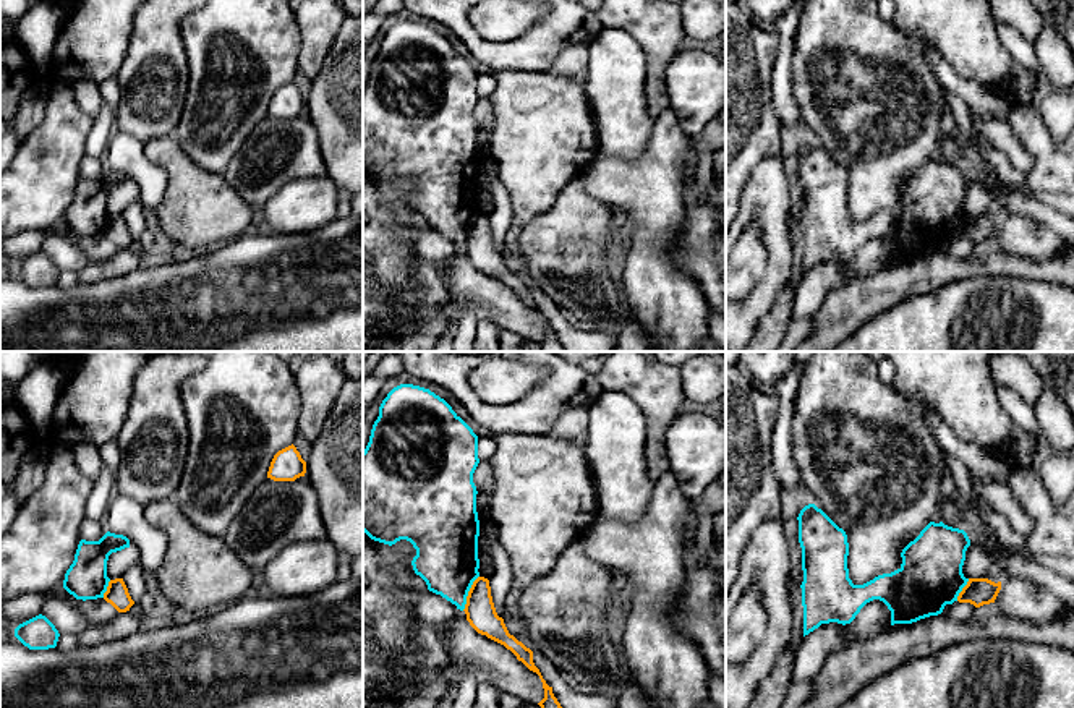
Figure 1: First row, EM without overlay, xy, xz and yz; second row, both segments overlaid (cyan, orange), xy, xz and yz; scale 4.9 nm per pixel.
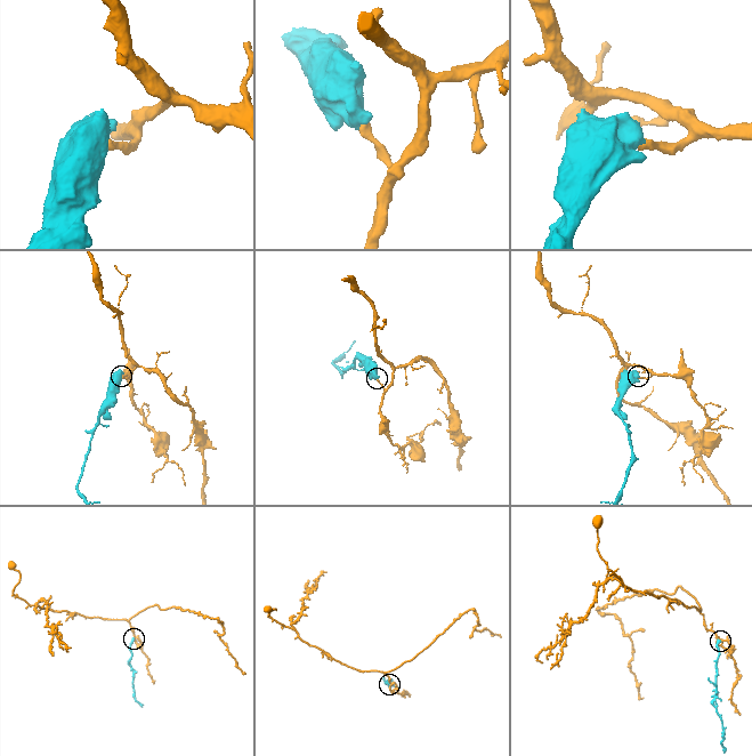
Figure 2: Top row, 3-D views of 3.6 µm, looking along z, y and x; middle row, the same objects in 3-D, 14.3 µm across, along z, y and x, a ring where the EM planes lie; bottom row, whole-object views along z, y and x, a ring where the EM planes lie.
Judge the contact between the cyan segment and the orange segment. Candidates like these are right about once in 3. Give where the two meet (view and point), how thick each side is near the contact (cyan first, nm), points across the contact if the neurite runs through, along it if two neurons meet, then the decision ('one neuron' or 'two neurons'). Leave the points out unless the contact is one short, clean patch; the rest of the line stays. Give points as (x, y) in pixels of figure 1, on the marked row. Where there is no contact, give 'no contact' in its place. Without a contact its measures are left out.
meets cyan in xz at (467, 593); 300 nm thick on the cyan side, 150 nm on the other; border along xz (478, 575), (462, 609); two neurons

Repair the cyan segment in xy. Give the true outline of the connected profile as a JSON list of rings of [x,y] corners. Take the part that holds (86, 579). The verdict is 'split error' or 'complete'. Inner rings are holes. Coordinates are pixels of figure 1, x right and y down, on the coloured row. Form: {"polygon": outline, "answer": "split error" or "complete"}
{"polygon": [[[110,531],[99,541],[81,540],[75,561],[65,574],[63,588],[83,601],[104,598],[110,582],[107,577],[109,556],[125,548],[130,548],[130,540]]], "answer": "complete"}

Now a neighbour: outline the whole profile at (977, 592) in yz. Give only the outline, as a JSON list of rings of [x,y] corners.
[[[969,578],[967,585],[957,596],[959,603],[970,603],[975,608],[995,603],[1001,590],[1001,582],[995,583],[988,578]]]

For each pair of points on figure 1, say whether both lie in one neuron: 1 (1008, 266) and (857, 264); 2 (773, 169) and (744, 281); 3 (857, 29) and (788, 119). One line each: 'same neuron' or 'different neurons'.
1: different neurons
2: different neurons
3: different neurons

